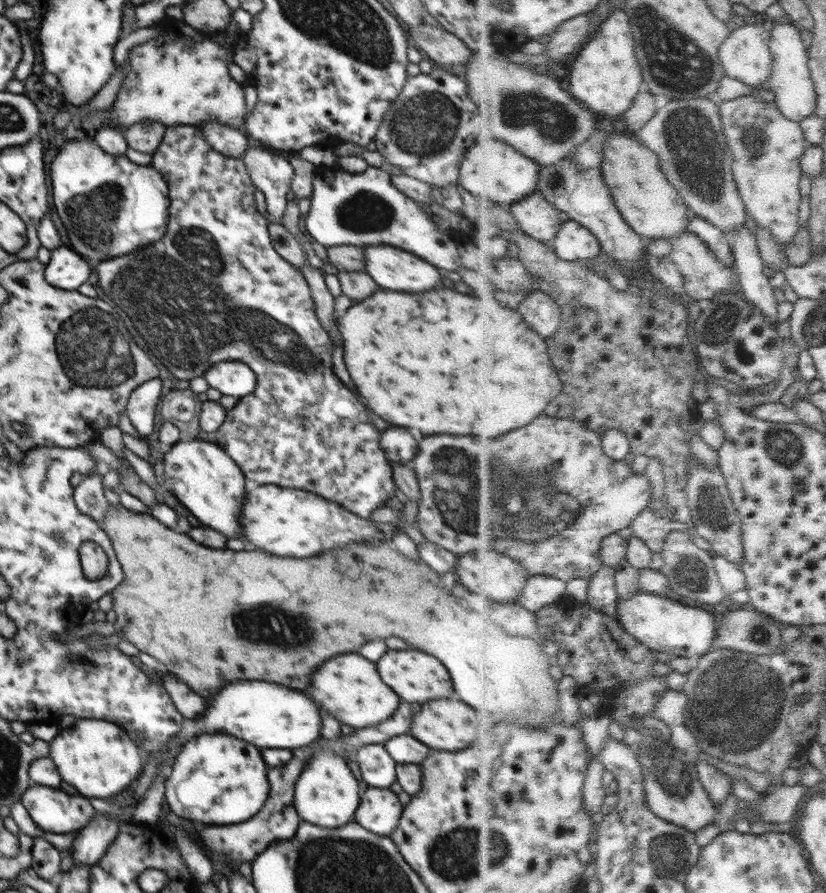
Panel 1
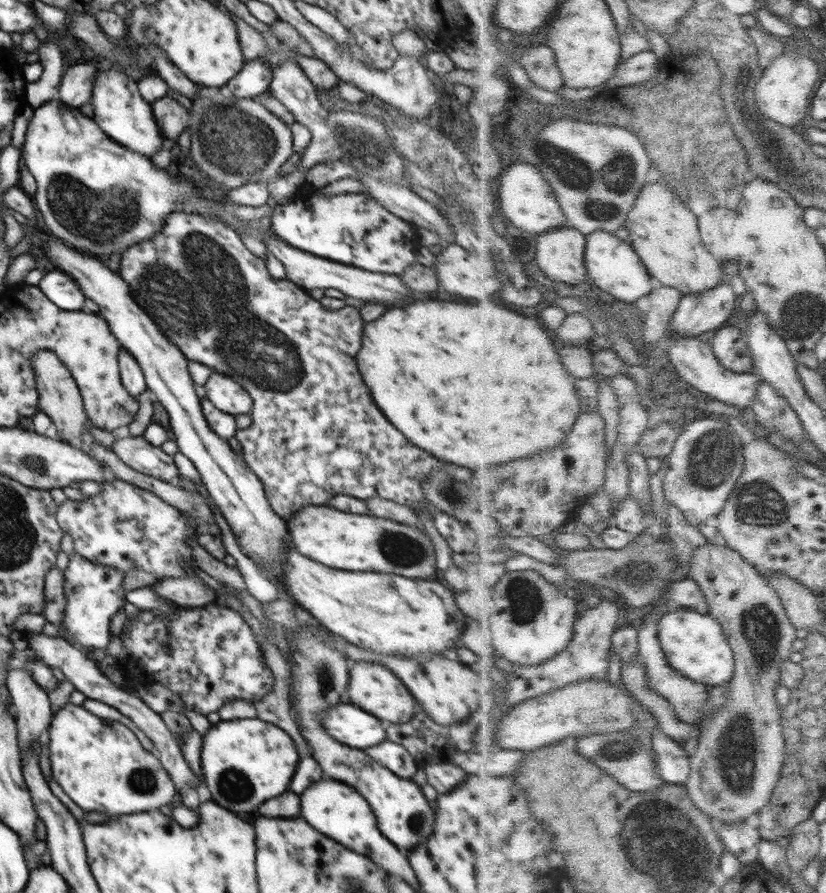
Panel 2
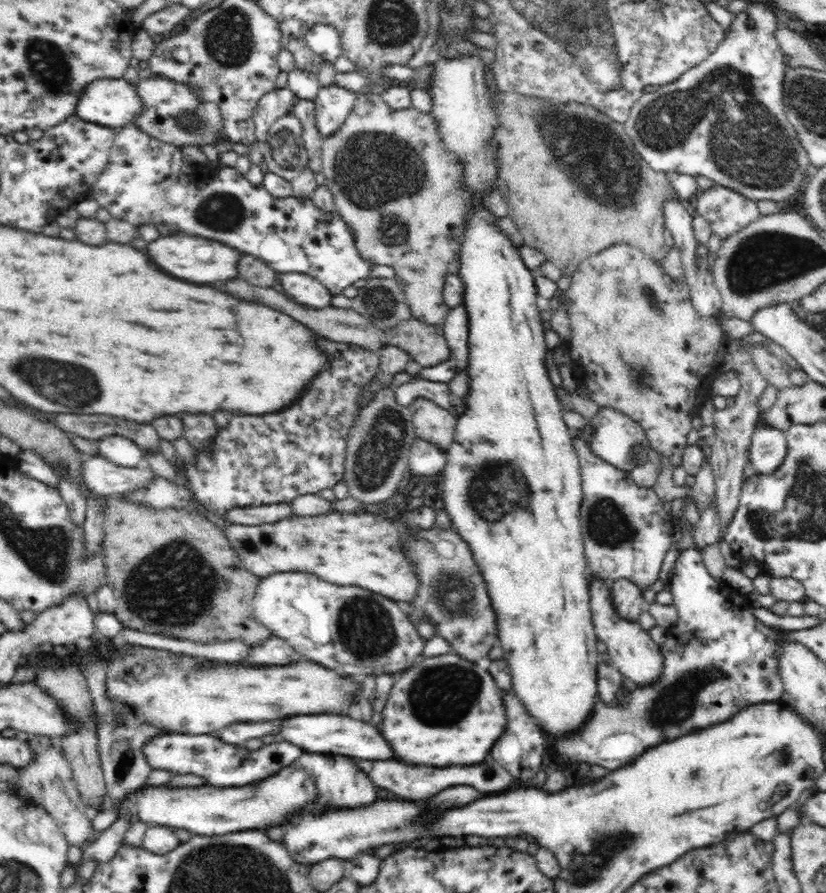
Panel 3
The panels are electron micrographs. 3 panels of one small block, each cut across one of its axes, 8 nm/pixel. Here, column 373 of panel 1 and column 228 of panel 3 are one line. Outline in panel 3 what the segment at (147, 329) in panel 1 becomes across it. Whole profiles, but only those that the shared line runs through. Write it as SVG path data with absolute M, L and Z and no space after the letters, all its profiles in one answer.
M324 338L318 340L318 348L328 354L328 368L322 370L312 380L312 384L306 386L298 402L276 414L232 414L229 424L215 434L209 449L195 450L196 464L184 463L184 478L189 480L188 486L193 490L203 514L218 514L223 523L224 514L228 510L247 510L249 506L290 503L303 494L318 494L324 488L332 489L342 480L345 472L346 440L356 416L361 411L359 407L364 386L370 384L378 375L381 358L377 352L365 350L360 346L331 342Z

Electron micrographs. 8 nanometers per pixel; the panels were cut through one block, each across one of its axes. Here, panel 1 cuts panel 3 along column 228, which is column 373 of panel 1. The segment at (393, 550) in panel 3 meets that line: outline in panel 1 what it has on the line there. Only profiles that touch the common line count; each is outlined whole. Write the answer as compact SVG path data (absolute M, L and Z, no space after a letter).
M266 484L246 493L243 502L242 524L248 543L274 556L310 558L326 550L334 550L334 546L342 548L350 546L352 542L384 539L382 531L371 519L363 519L343 506L322 500L310 492Z

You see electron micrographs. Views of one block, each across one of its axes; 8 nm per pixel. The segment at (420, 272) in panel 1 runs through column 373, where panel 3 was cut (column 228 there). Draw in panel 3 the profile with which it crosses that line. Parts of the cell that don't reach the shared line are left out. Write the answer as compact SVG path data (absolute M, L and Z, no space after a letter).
M182 234L160 235L158 240L148 244L148 256L160 270L164 270L176 278L198 282L198 284L212 284L218 280L234 278L236 262L240 255L238 250L224 243Z

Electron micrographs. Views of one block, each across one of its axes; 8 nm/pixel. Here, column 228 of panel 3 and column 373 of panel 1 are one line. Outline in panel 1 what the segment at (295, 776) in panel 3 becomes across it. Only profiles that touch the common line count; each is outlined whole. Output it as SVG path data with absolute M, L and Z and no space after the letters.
M368 788L356 810L356 820L366 831L390 837L398 827L403 805L398 795L387 788Z

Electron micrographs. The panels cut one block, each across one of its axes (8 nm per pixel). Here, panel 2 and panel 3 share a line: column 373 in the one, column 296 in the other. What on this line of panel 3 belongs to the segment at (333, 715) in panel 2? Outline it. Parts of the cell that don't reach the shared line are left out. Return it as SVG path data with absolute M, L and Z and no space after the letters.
M318 714L318 716L290 716L282 720L280 734L290 744L296 744L308 752L332 752L342 756L354 756L362 760L388 760L394 758L390 746L384 744L378 728L358 722L350 716L334 716L334 714Z

